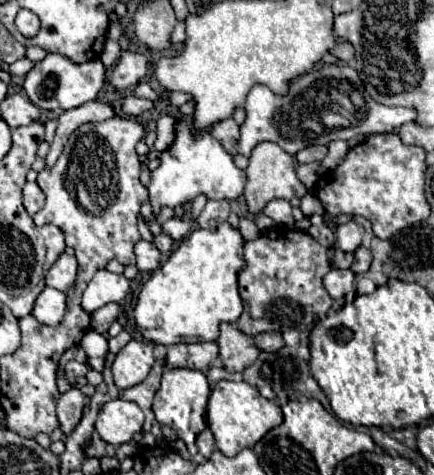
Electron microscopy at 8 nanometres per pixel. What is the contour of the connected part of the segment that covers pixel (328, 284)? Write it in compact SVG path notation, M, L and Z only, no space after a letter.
M332 268L324 276L324 288L334 300L344 298L348 292L354 292L354 274L350 270Z

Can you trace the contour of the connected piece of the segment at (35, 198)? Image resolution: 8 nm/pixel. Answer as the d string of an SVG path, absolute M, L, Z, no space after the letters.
M26 182L24 186L24 208L30 216L34 216L44 206L44 192L36 182Z

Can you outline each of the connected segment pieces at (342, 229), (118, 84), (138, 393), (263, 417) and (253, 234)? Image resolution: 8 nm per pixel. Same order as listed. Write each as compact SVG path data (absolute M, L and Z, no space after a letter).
M350 220L350 222L346 222L334 230L334 238L336 238L334 244L342 252L354 252L360 246L362 236L364 236L364 228Z
M130 50L122 52L122 58L110 76L110 84L114 86L114 90L126 90L144 78L146 68L148 64L144 54L132 54Z
M160 358L160 360L154 362L154 366L152 366L152 370L150 370L150 374L146 376L144 382L140 382L140 384L124 390L124 392L120 392L122 400L136 402L142 408L142 412L146 414L146 422L144 422L144 430L142 430L146 446L154 446L154 442L156 442L156 438L150 434L150 424L154 422L154 414L152 414L150 406L152 406L152 398L154 398L156 390L160 388L162 368L164 368L164 358Z
M222 380L214 386L208 408L206 424L216 438L216 446L224 456L236 456L244 448L254 448L254 444L272 428L282 422L282 410L278 404L266 400L256 386L246 382L228 382Z
M242 218L238 230L240 230L240 234L242 234L244 240L256 240L256 238L260 236L260 230L258 230L258 226L254 224L252 218Z

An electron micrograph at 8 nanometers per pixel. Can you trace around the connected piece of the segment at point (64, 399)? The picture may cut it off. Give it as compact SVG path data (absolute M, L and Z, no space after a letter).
M70 388L68 392L60 394L58 404L56 404L56 416L58 416L58 426L60 430L68 436L76 424L82 418L82 408L90 402L88 396L84 396L78 388Z

